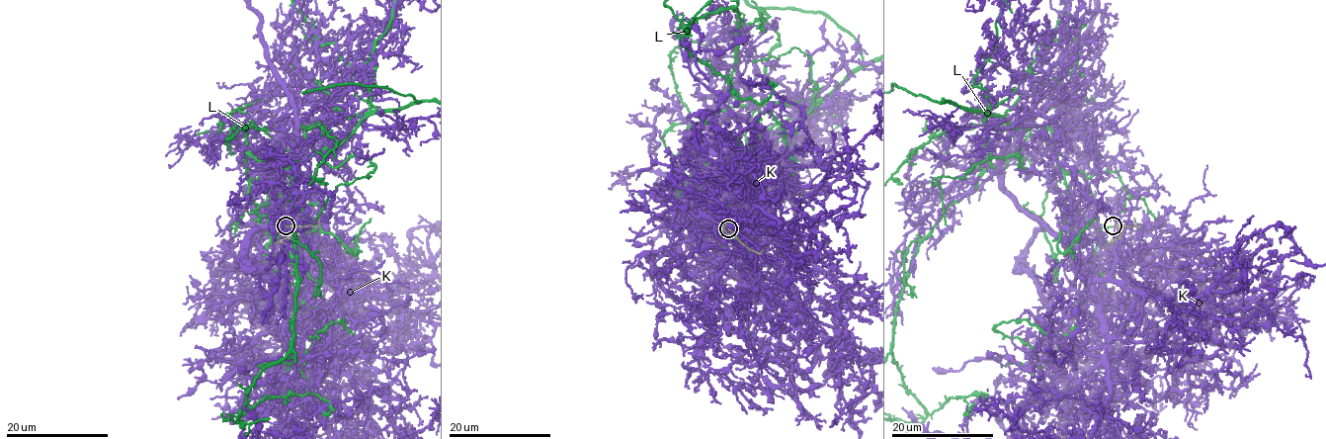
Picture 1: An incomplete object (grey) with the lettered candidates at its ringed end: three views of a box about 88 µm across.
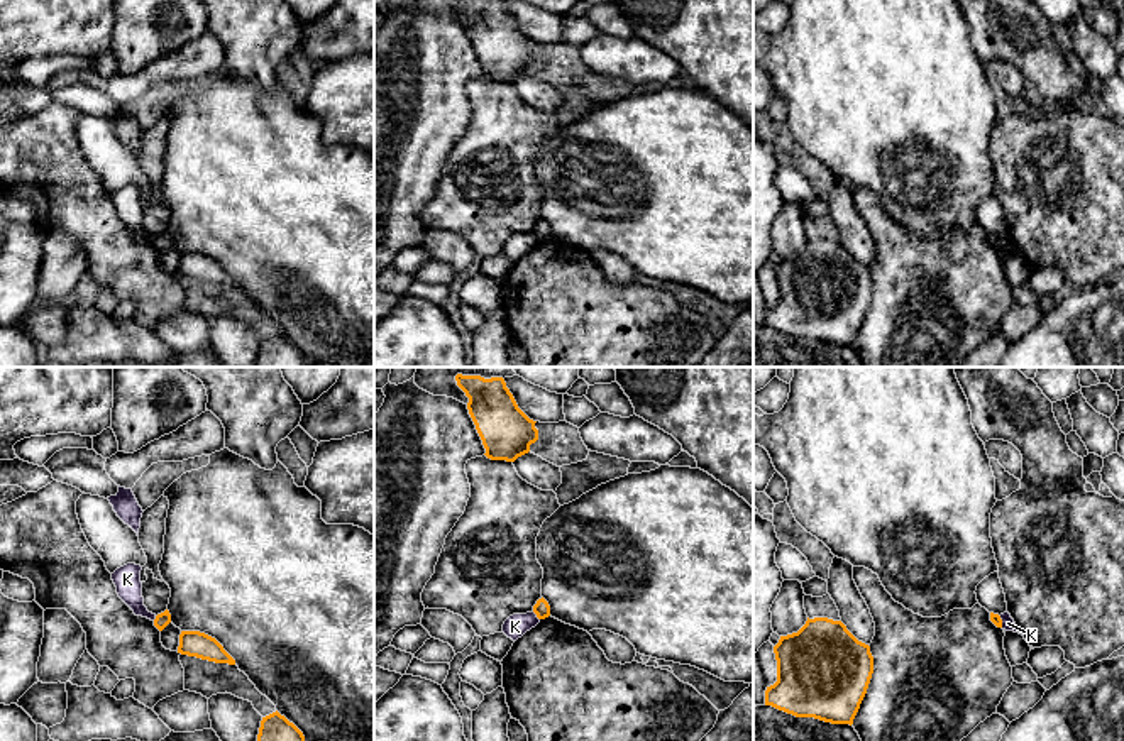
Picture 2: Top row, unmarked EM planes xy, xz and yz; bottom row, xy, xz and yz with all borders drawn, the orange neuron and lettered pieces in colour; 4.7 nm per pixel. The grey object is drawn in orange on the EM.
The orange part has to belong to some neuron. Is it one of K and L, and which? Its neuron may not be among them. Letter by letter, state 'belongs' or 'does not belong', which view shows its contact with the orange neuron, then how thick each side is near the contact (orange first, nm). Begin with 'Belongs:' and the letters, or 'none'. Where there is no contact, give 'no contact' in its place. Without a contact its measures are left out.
Belongs: L
K: does not belong | xz | 80/110 nm
L: belongs | no contact

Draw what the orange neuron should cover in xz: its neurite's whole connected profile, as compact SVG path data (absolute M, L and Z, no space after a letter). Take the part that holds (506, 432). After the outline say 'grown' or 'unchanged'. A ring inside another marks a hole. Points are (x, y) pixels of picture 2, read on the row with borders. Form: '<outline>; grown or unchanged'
M455 376L469 398L467 409L491 460L515 462L530 452L538 430L516 404L503 377Z; unchanged

